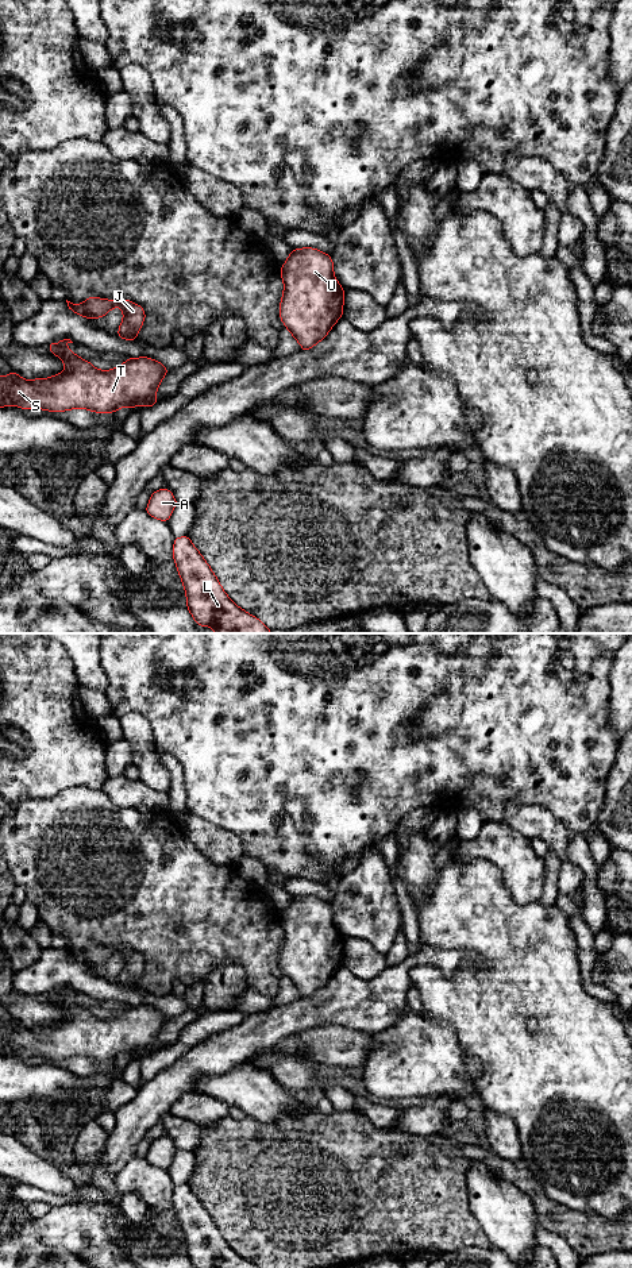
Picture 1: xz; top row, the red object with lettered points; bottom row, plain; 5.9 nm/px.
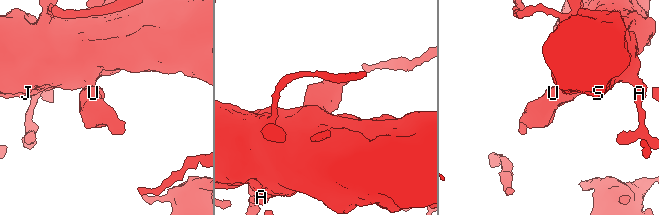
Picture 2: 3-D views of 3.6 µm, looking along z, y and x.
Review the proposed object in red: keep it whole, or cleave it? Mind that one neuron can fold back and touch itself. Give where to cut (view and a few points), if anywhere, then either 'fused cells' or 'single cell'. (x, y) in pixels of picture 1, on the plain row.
no cut; single cell

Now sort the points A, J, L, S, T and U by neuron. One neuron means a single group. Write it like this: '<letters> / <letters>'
A J L S T U

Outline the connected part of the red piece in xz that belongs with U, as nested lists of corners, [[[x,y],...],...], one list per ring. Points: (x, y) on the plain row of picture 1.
[[[312,895],[293,897],[280,917],[280,922],[284,929],[280,967],[301,993],[300,998],[309,999],[343,966],[344,937],[335,926],[331,903]]]

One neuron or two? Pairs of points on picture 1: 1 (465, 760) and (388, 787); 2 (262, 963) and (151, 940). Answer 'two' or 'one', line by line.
1: one
2: one

